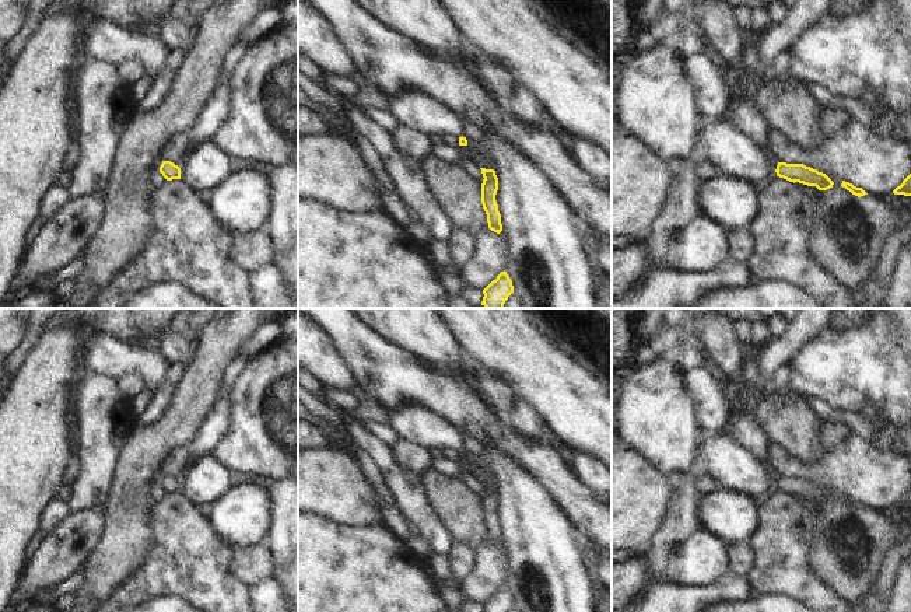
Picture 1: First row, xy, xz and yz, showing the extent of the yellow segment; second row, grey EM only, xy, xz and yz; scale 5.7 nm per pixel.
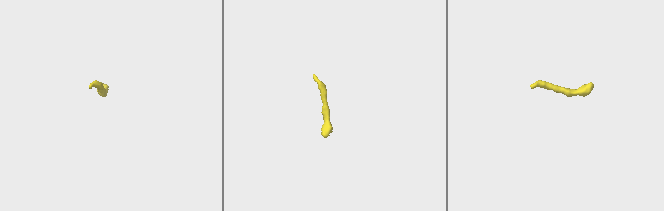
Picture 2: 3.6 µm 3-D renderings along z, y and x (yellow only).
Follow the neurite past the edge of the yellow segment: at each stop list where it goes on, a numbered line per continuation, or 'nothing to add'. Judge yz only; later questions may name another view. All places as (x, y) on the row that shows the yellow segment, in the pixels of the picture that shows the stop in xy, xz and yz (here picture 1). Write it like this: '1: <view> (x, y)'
nothing to add

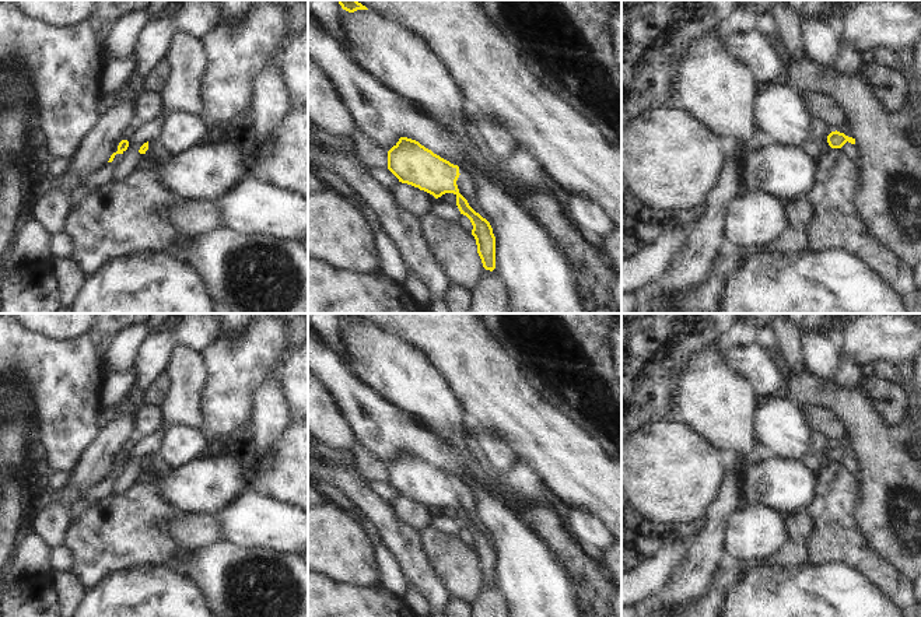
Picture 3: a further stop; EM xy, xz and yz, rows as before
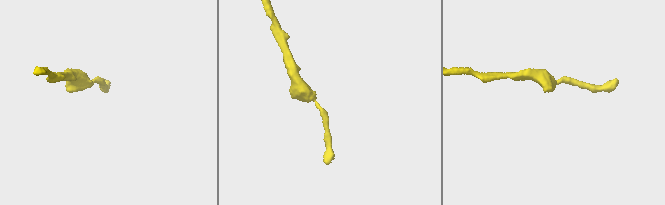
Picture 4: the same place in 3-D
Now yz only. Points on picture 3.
nothing to add

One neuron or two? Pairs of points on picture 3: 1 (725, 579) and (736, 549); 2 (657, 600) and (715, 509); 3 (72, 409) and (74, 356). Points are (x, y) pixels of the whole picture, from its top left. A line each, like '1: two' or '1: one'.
1: two
2: one
3: one

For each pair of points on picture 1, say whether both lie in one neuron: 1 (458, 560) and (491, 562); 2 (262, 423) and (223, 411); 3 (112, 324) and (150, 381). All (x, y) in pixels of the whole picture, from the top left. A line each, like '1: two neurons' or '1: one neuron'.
1: two neurons
2: two neurons
3: two neurons

